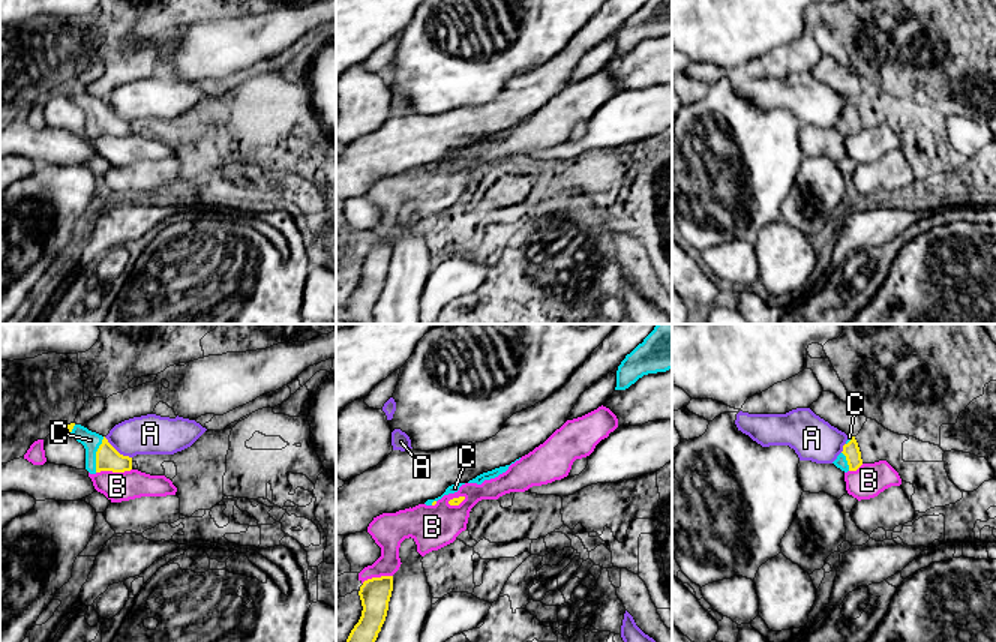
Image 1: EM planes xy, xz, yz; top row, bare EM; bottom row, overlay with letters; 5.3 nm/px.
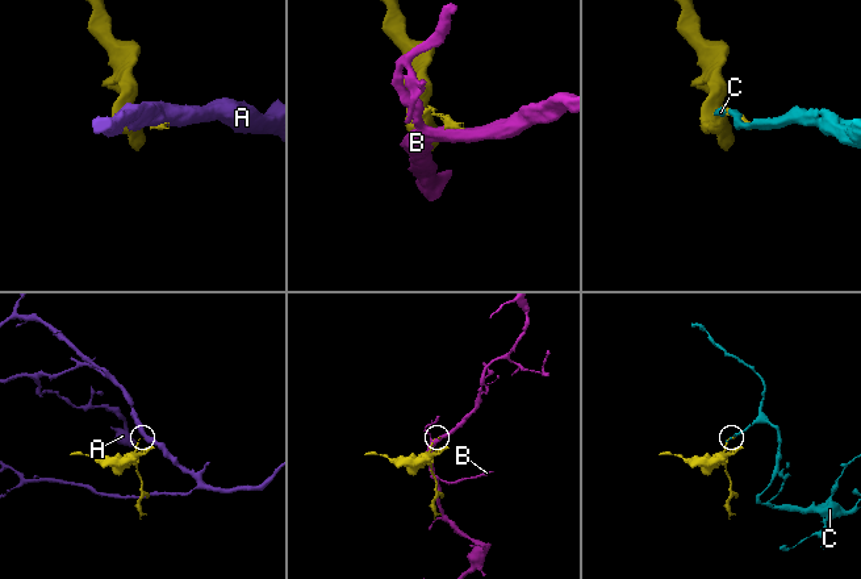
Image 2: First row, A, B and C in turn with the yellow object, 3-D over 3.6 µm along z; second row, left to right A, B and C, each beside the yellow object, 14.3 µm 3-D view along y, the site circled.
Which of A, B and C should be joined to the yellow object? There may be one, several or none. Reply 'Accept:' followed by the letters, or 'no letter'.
Accept: C

